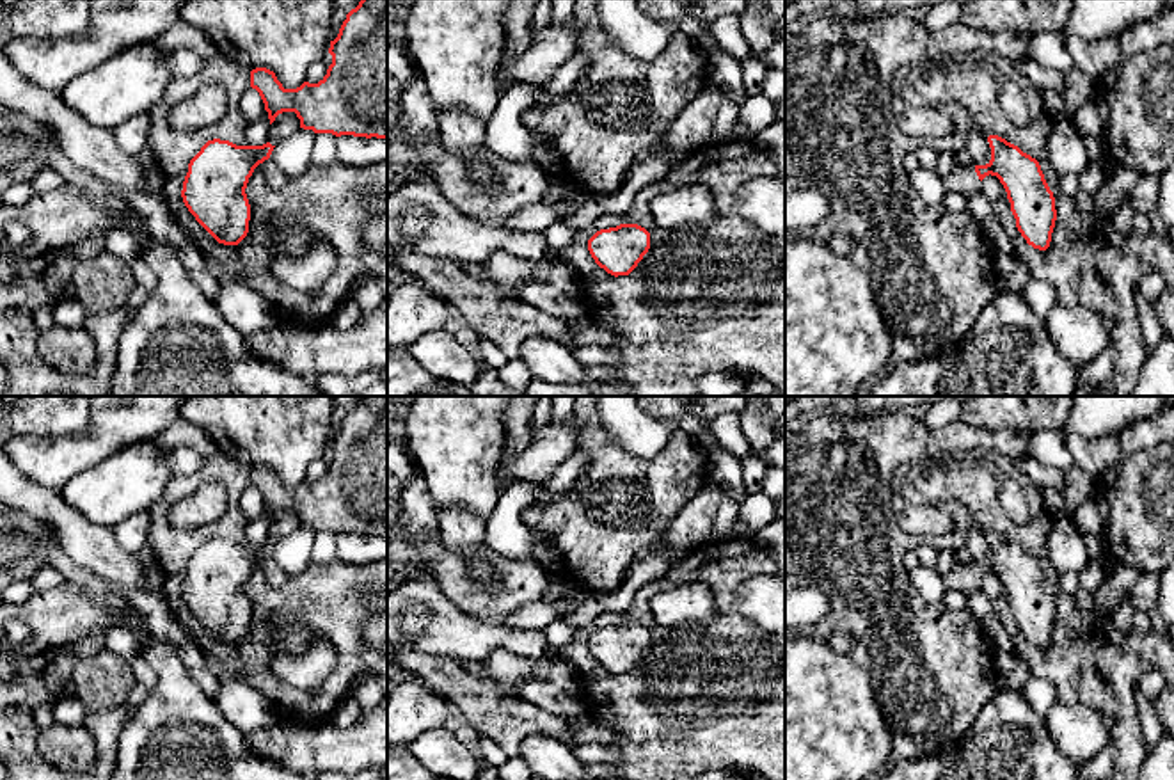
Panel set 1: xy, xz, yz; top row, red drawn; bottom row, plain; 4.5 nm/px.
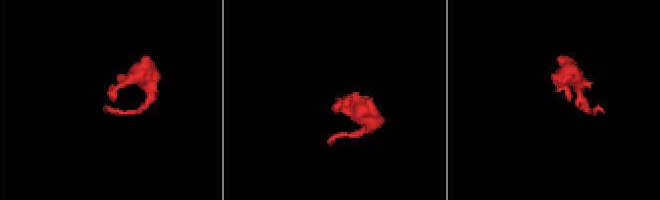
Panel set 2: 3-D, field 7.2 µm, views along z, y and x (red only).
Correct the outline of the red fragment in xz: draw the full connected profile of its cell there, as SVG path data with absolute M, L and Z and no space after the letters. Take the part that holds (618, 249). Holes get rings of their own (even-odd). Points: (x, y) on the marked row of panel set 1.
M638 224L600 229L588 240L595 263L607 274L629 275L650 249L650 233Z

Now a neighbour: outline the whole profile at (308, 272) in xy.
M311 236L309 249L302 256L286 252L270 259L270 274L284 286L298 291L321 288L337 267L334 247L321 236Z

